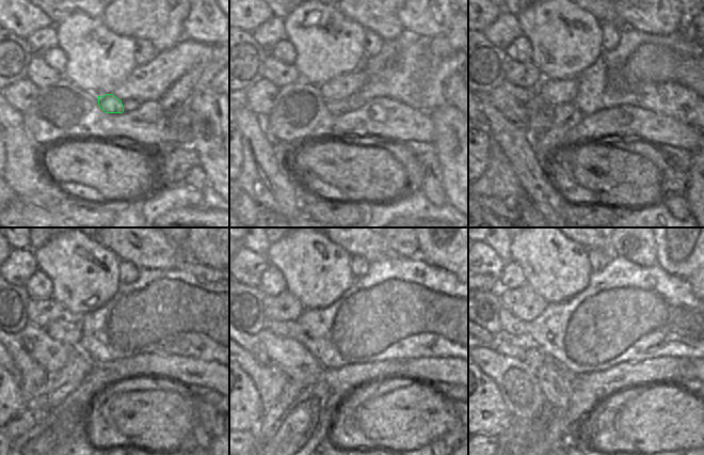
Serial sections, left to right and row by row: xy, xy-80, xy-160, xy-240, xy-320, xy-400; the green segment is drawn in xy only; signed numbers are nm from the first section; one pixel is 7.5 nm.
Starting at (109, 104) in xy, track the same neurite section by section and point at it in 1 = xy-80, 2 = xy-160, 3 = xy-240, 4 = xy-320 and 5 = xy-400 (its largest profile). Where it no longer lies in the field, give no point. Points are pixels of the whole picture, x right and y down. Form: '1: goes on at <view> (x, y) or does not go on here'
1: goes on at xy-80 (340, 107)
2: goes on at xy-160 (568, 115)
3: goes on at xy-240 (60, 385)
4: goes on at xy-320 (273, 412)
5: goes on at xy-400 (505, 438)

